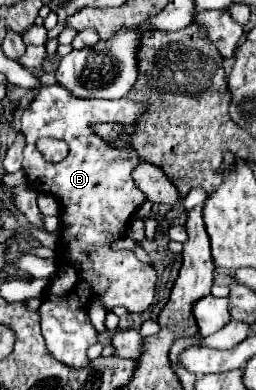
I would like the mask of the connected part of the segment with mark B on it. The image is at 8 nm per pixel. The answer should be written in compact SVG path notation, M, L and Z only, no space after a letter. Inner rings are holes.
M38 84L38 94L22 114L22 132L26 136L24 148L24 174L28 186L36 192L52 194L62 204L62 226L56 248L58 270L50 276L44 290L40 318L42 330L54 358L68 366L86 366L88 346L96 344L96 328L90 322L88 306L92 298L100 298L110 312L112 306L126 306L130 312L142 314L154 304L156 270L136 258L132 250L110 250L110 244L126 238L134 212L148 200L136 188L132 178L134 168L140 164L130 136L136 132L136 120L148 110L146 102L138 100L82 100L68 98L62 86ZM100 122L114 122L122 126L120 138L106 142L90 126ZM40 136L54 136L70 146L68 158L60 164L48 164L36 150Z

